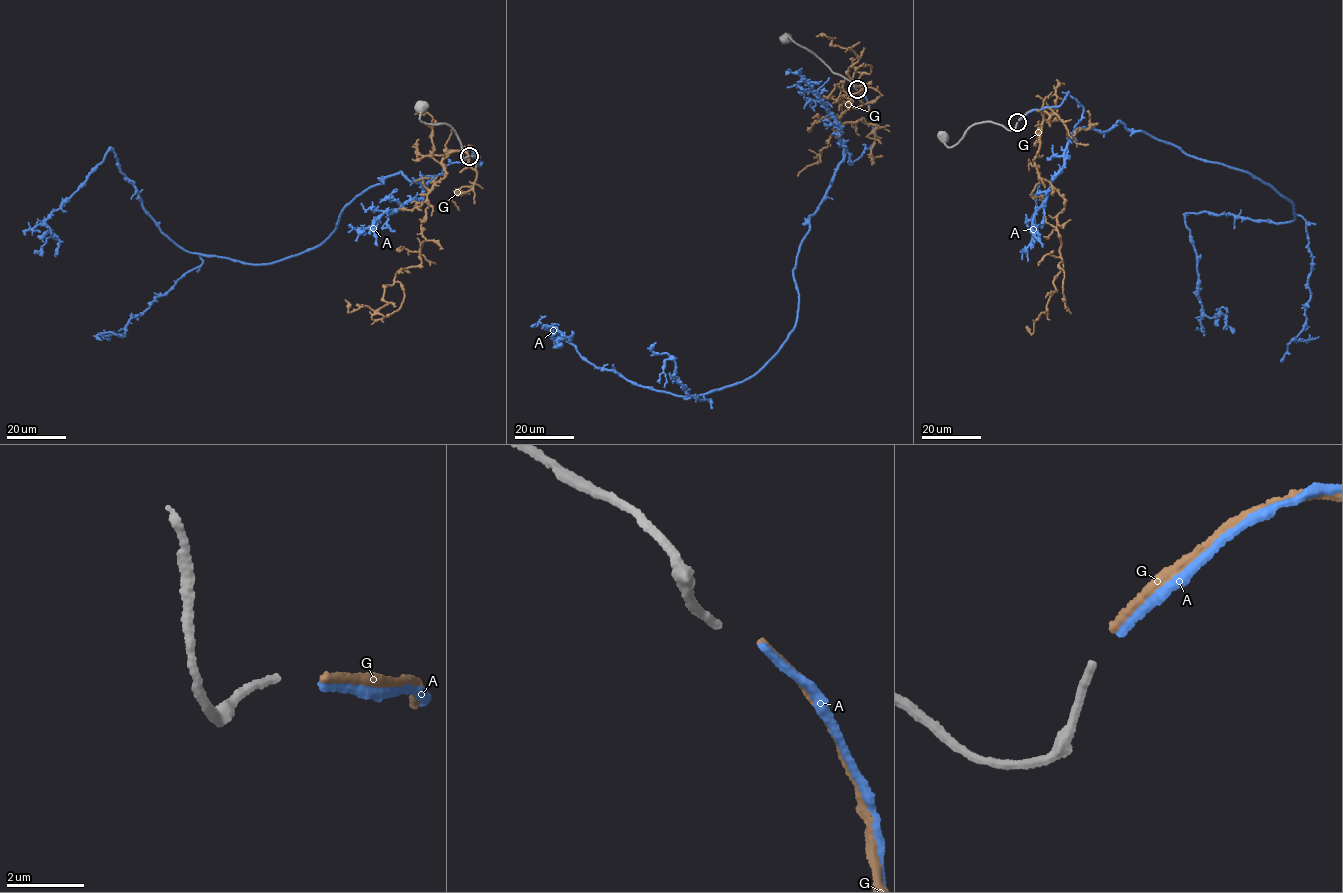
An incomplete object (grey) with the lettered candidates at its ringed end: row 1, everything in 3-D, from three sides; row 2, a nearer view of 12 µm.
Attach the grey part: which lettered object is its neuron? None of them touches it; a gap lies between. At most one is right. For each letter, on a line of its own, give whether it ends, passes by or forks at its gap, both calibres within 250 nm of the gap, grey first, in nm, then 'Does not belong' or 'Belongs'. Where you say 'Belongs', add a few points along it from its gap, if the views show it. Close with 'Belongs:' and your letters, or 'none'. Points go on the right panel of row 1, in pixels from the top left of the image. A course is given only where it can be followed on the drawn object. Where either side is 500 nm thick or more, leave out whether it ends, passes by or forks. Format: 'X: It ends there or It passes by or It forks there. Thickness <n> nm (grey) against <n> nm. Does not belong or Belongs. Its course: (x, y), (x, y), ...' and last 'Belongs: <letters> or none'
A: It ends there. Thickness 200 nm (grey) against 190 nm. Does not belong
G: It ends there. Thickness 200 nm (grey) against 200 nm. Belongs. Its course: (1019, 120), (1032, 110), (1053, 112), (1040, 112), (1034, 165), (1065, 203), (1056, 291), (1032, 333), (1026, 326)
Belongs: G

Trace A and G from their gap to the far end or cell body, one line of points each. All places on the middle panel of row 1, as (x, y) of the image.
A: (860, 91), (876, 136), (809, 217), (795, 327), (767, 363), (680, 396), (546, 327), (554, 347)
G: (860, 91), (872, 124), (840, 124), (841, 97), (862, 105), (869, 83), (849, 76), (853, 51), (816, 36)

